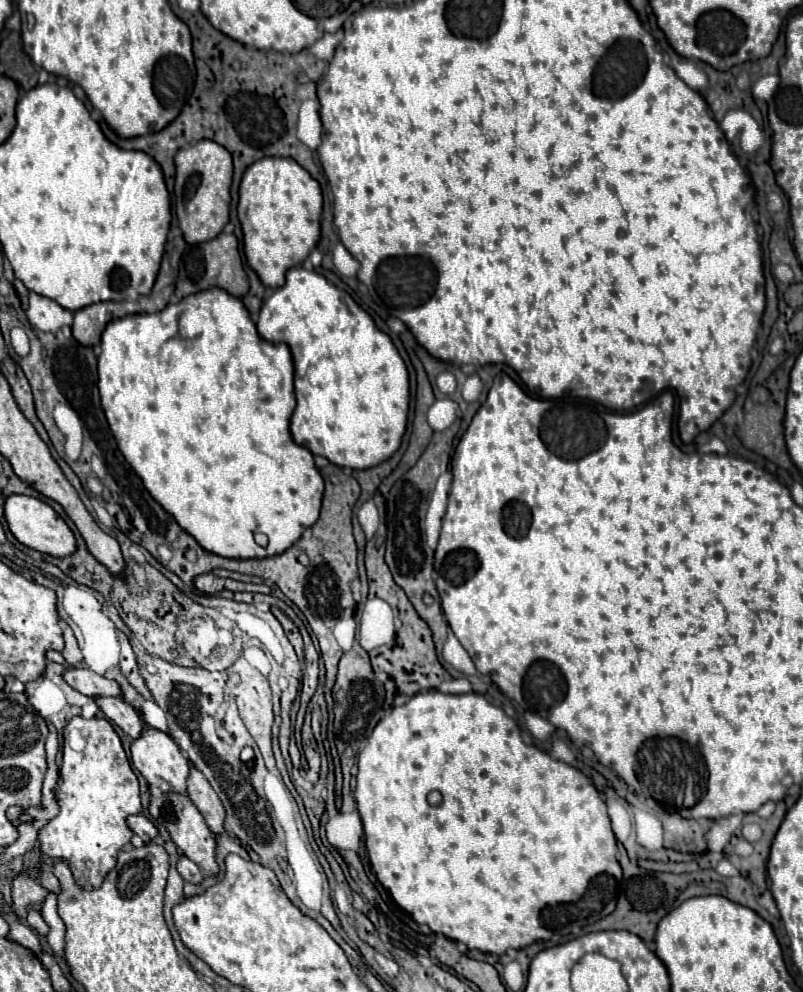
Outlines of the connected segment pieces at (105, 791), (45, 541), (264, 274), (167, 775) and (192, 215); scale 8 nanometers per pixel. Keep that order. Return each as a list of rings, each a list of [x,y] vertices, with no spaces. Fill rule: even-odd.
[[[74,717],[68,727],[66,727],[66,743],[64,743],[64,763],[60,769],[60,781],[56,787],[56,797],[60,803],[60,813],[56,819],[52,819],[38,835],[38,849],[50,857],[66,859],[70,863],[70,869],[74,873],[74,879],[82,887],[100,887],[104,875],[116,865],[118,851],[122,845],[130,843],[132,839],[132,829],[128,827],[126,819],[134,813],[142,811],[142,801],[140,801],[140,785],[138,777],[132,771],[132,765],[126,757],[126,751],[122,747],[122,741],[118,733],[114,731],[112,723],[102,717],[94,719],[82,719]],[[72,729],[78,729],[84,737],[84,749],[74,751],[68,745],[68,735]]]
[[[12,495],[10,499],[6,499],[4,515],[10,525],[10,531],[22,545],[36,549],[40,553],[48,553],[52,557],[68,557],[76,551],[76,537],[74,537],[72,529],[48,503],[44,503],[40,499],[26,497],[26,495]]]
[[[258,159],[258,163],[252,163],[242,177],[238,217],[244,231],[248,265],[258,273],[266,287],[282,287],[286,283],[286,271],[302,265],[320,239],[320,185],[294,159]]]
[[[146,725],[142,737],[132,743],[132,763],[146,777],[150,787],[158,787],[164,793],[186,795],[186,779],[190,775],[190,765],[170,735]]]
[[[210,139],[196,141],[176,153],[176,183],[174,207],[180,229],[188,243],[204,243],[214,239],[228,223],[230,211],[230,185],[232,185],[232,155]]]

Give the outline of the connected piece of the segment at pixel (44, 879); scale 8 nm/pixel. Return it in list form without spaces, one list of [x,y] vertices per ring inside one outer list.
[[[44,871],[44,873],[40,875],[40,885],[42,885],[44,889],[52,891],[52,893],[60,893],[60,881],[54,877],[52,871]]]

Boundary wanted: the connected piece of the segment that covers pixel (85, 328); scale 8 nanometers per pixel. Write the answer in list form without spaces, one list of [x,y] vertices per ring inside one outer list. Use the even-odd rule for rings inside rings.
[[[88,305],[84,309],[78,309],[74,313],[74,325],[72,333],[82,345],[98,345],[100,335],[104,329],[104,317],[102,317],[102,305]]]

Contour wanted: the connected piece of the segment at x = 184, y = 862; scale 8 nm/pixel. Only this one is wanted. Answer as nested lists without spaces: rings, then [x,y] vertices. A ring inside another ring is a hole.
[[[180,855],[180,859],[178,859],[178,873],[188,883],[202,883],[202,879],[204,879],[200,867],[194,861],[190,861],[188,857],[184,857],[184,855]]]

